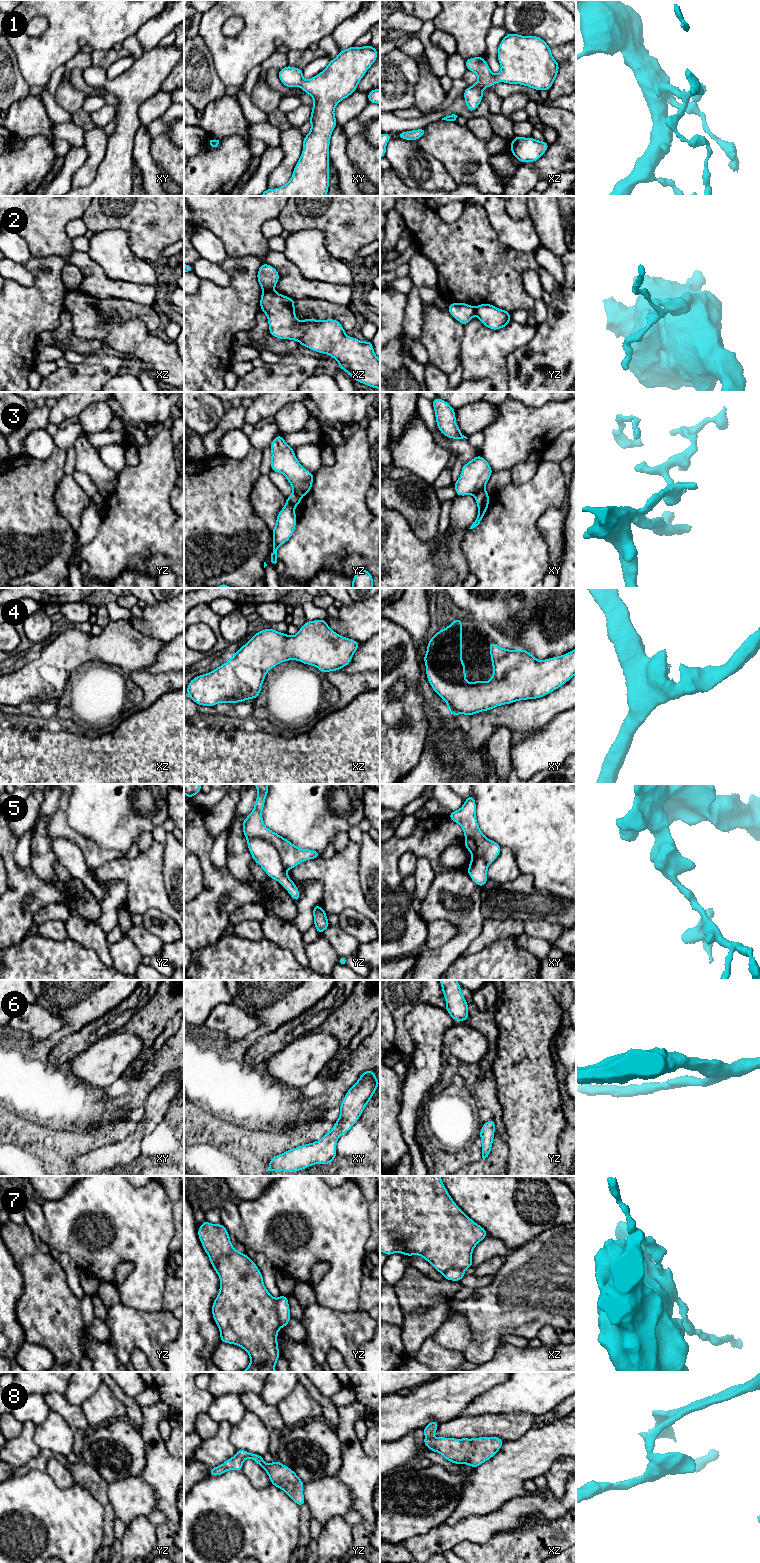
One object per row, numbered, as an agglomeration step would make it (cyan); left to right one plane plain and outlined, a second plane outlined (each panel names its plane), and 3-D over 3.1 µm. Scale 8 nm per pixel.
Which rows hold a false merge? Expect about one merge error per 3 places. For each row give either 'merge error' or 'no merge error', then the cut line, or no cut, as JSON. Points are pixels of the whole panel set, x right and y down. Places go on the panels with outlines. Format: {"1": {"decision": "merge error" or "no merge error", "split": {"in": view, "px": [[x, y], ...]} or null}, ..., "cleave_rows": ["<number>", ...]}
{"1": {"decision": "no merge error", "split": null}, "2": {"decision": "merge error", "split": {"in": "xz", "px": [[263, 290], [272, 291]]}}, "3": {"decision": "merge error", "split": {"in": "xy", "px": [[484, 489], [474, 495]]}}, "4": {"decision": "no merge error", "split": null}, "5": {"decision": "merge error", "split": {"in": "yz", "px": [[247, 839], [262, 838], [268, 841], [286, 869]]}}, "6": {"decision": "no merge error", "split": null}, "7": {"decision": "merge error", "split": {"in": "yz", "px": [[275, 1300], [278, 1320], [282, 1326]]}}, "8": {"decision": "no merge error", "split": null}, "cleave_rows": ["2", "3", "5", "7"]}

